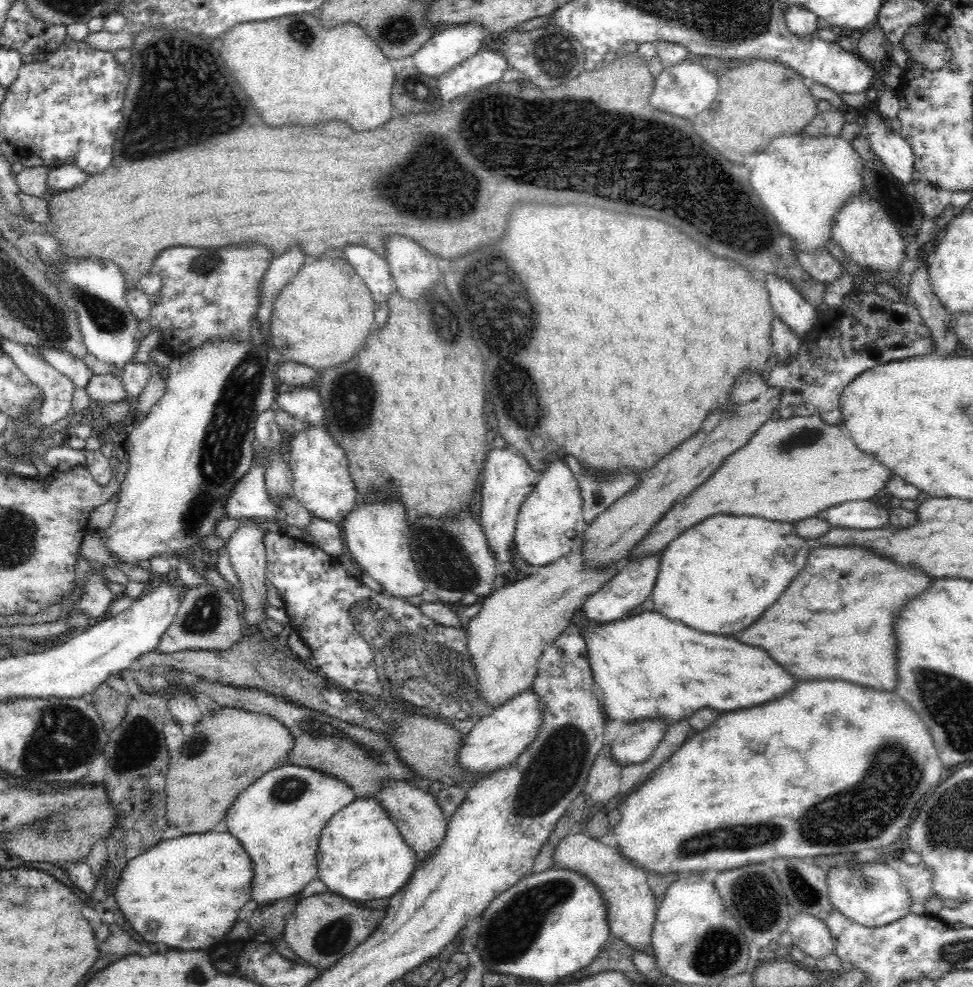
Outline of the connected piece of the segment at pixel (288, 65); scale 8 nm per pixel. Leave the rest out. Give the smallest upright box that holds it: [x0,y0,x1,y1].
[220,13,396,130]

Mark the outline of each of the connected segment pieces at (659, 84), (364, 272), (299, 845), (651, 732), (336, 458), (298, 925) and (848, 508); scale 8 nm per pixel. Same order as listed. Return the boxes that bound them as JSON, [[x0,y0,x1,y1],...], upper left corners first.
[[649,58,718,120],[344,246,396,328],[226,763,355,907],[609,720,666,767],[289,426,357,525],[283,891,385,970],[818,500,888,530]]

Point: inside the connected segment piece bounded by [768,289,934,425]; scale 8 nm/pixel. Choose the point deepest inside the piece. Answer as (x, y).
(867, 330)

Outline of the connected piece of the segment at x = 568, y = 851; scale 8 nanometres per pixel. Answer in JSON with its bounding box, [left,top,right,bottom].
[553,832,658,951]

